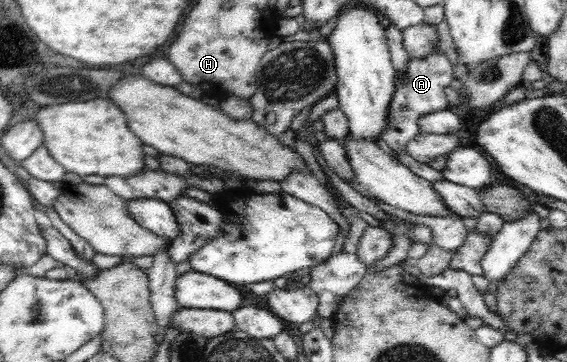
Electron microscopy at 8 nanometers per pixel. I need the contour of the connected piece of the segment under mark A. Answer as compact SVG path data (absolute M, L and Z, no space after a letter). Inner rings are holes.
M431 51L421 59L409 57L405 71L394 71L393 95L381 137L393 151L405 152L407 142L420 133L421 117L449 107L445 87L449 87L453 79L453 65L443 51Z

